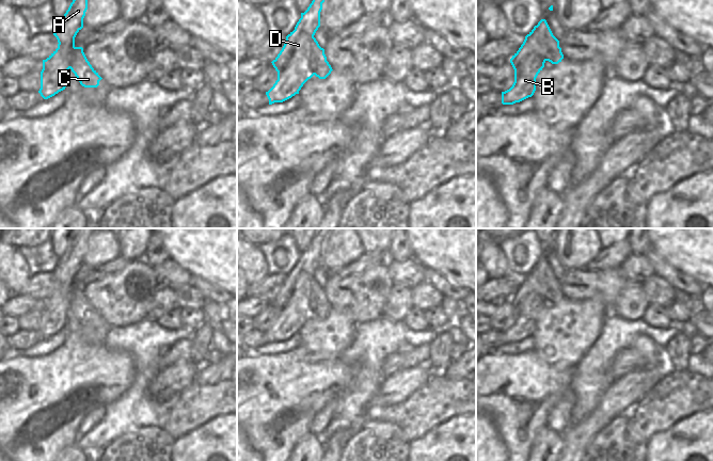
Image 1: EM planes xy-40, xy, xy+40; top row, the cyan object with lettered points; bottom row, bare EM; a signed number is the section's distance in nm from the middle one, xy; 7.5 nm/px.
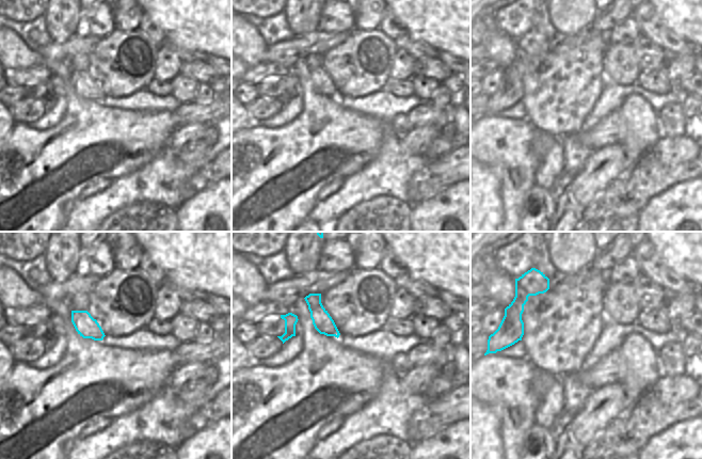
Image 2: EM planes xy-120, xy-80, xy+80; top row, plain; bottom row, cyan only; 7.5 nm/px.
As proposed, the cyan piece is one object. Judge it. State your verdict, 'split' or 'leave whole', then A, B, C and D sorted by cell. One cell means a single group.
split; A B D / C

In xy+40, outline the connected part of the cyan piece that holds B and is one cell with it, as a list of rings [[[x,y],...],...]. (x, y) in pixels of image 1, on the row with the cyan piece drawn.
[[[545,19],[534,27],[510,59],[514,82],[509,90],[502,92],[503,105],[513,105],[534,95],[536,78],[546,61],[542,57],[543,47],[559,47],[559,41],[553,35]]]

